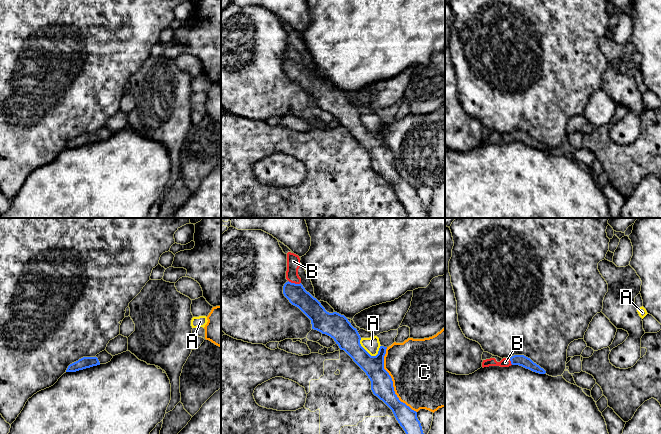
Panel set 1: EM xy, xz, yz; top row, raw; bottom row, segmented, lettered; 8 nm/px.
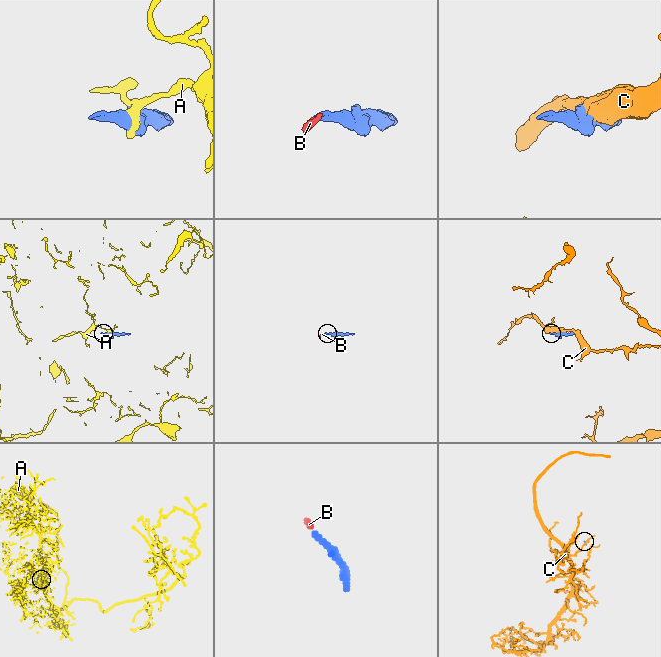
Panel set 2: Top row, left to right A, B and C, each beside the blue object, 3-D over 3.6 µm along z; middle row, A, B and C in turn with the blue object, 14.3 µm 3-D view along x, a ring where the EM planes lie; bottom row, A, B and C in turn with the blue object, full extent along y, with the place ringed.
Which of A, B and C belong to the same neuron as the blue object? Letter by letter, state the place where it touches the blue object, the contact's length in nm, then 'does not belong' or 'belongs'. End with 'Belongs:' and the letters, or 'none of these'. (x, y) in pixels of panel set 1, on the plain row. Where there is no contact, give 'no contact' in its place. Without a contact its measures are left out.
A: contact xz (365, 126); length 200 nm; does not belong
B: contact xz (294, 59); length 110 nm; belongs
C: contact xz (392, 158); length 600 nm; does not belong
Belongs: B

